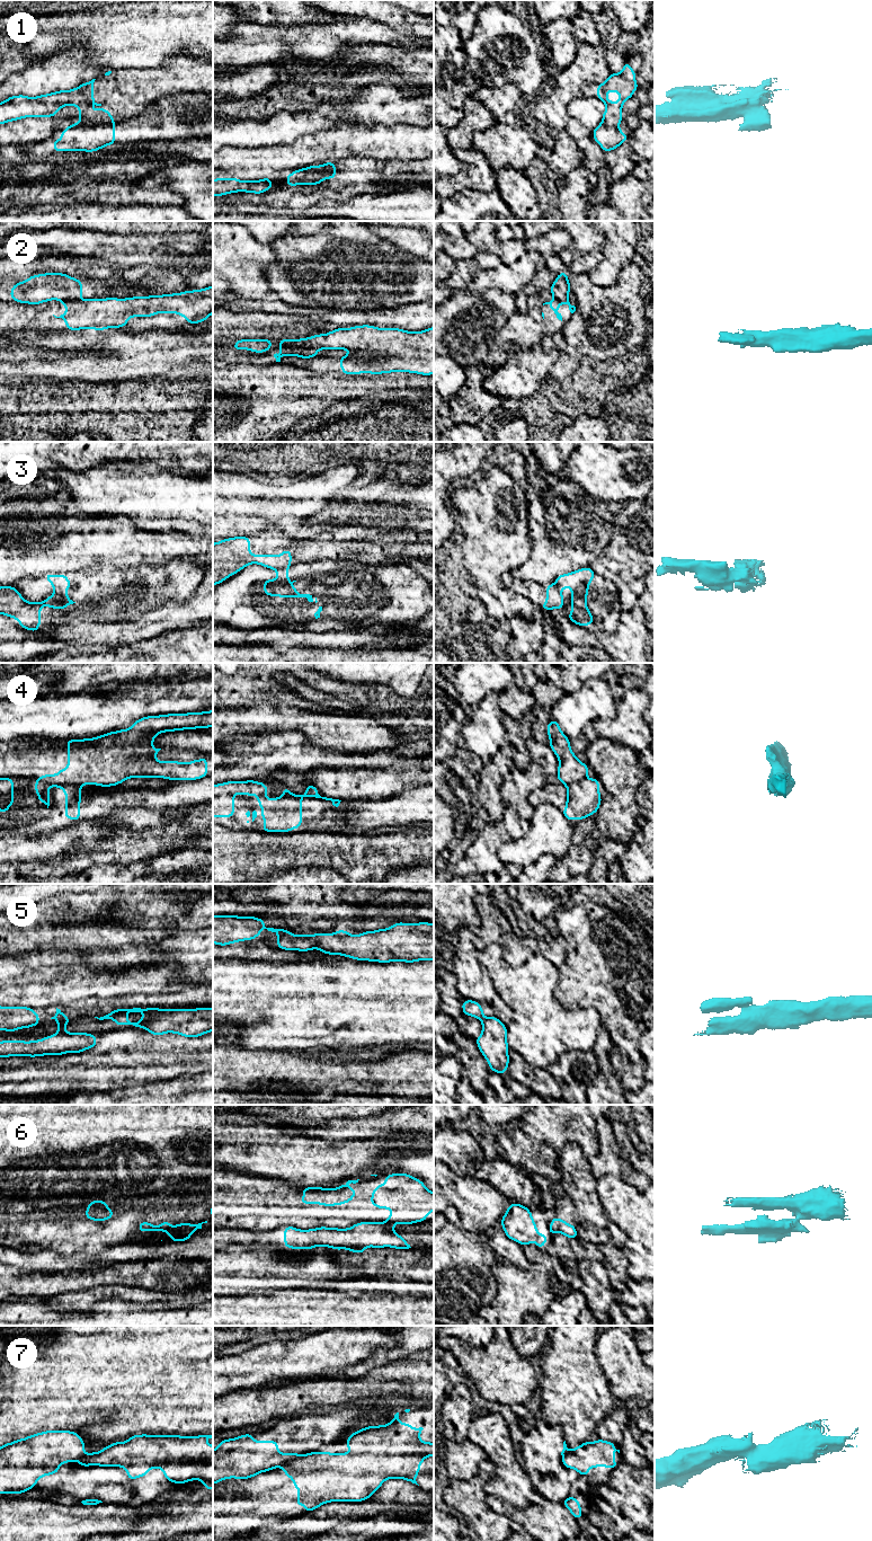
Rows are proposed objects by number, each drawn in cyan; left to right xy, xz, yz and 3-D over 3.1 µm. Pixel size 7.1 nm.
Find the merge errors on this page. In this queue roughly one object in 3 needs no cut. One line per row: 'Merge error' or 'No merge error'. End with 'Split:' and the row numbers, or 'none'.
1: Merge error
2: Merge error
3: Merge error
4: Merge error
5: Merge error
6: Merge error
7: Merge error
Split: 1, 2, 3, 4, 5, 6, 7

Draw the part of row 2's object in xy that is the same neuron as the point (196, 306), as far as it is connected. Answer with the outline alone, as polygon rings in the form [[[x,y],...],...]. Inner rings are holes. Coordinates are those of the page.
[[[213,285],[202,289],[185,291],[180,293],[172,294],[162,294],[162,295],[149,295],[149,296],[133,296],[125,299],[117,298],[106,298],[106,299],[84,299],[84,300],[61,300],[61,303],[66,308],[66,312],[62,313],[60,317],[54,316],[55,318],[62,318],[66,324],[66,330],[80,330],[80,329],[95,329],[104,330],[107,328],[119,328],[127,325],[127,320],[132,317],[152,317],[157,313],[177,313],[183,316],[188,324],[199,324],[205,321],[213,313]]]

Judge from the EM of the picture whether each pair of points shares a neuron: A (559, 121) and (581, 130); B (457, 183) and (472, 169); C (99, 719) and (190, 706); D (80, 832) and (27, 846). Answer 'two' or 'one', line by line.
A: two
B: one
C: one
D: one

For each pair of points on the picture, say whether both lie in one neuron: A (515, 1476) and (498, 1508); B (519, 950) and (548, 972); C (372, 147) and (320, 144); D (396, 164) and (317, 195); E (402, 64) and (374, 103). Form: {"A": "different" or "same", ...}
{"A": "different", "B": "different", "C": "same", "D": "same", "E": "different"}

